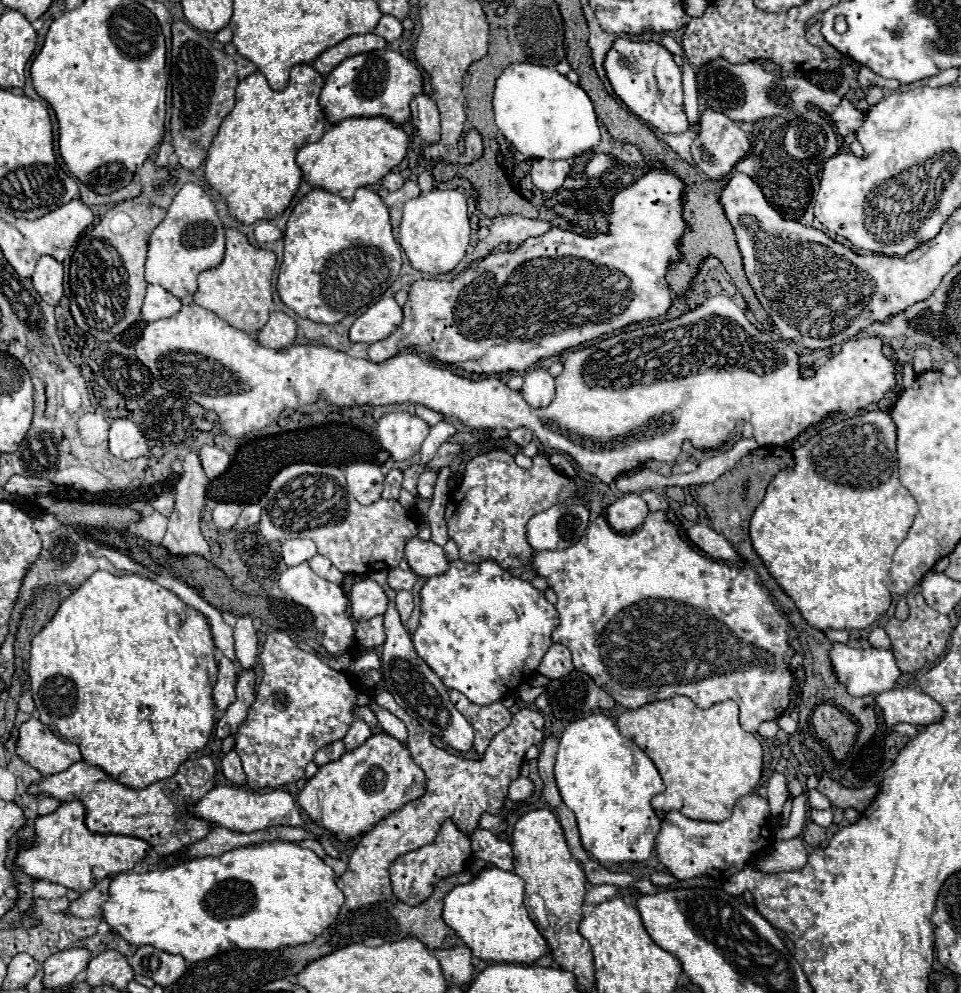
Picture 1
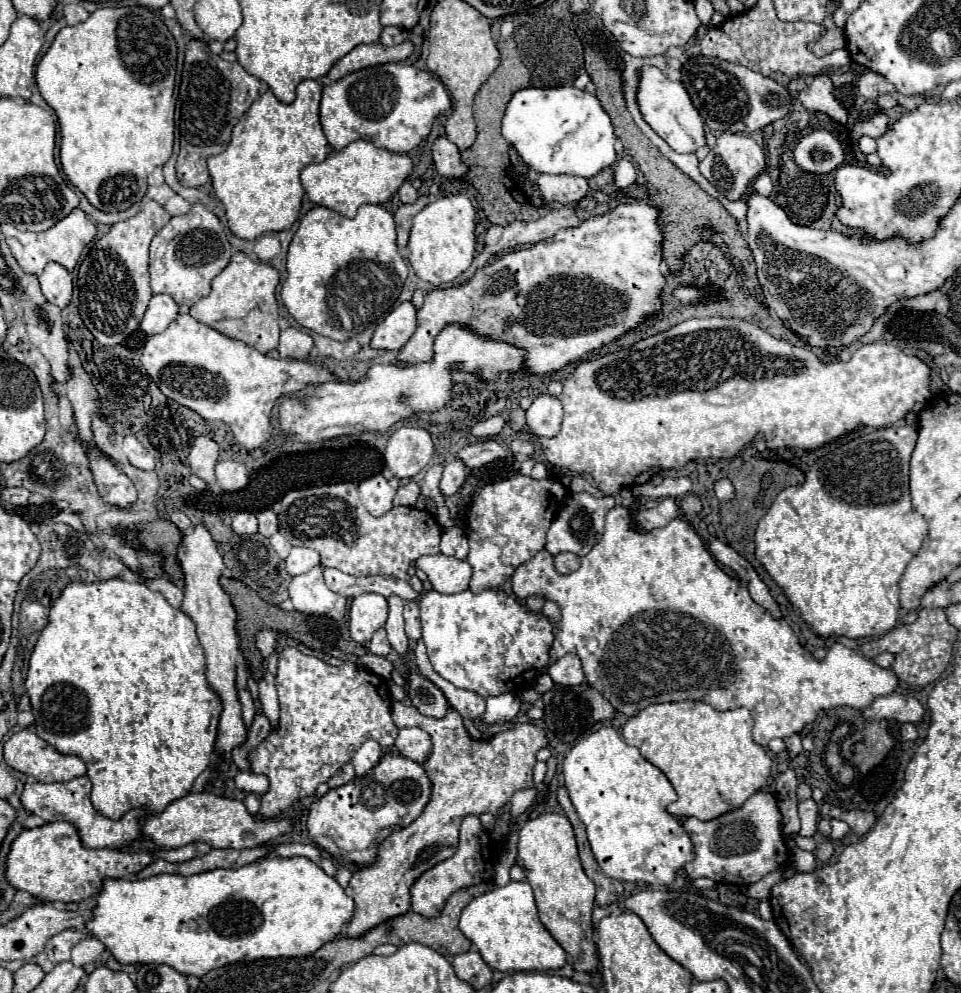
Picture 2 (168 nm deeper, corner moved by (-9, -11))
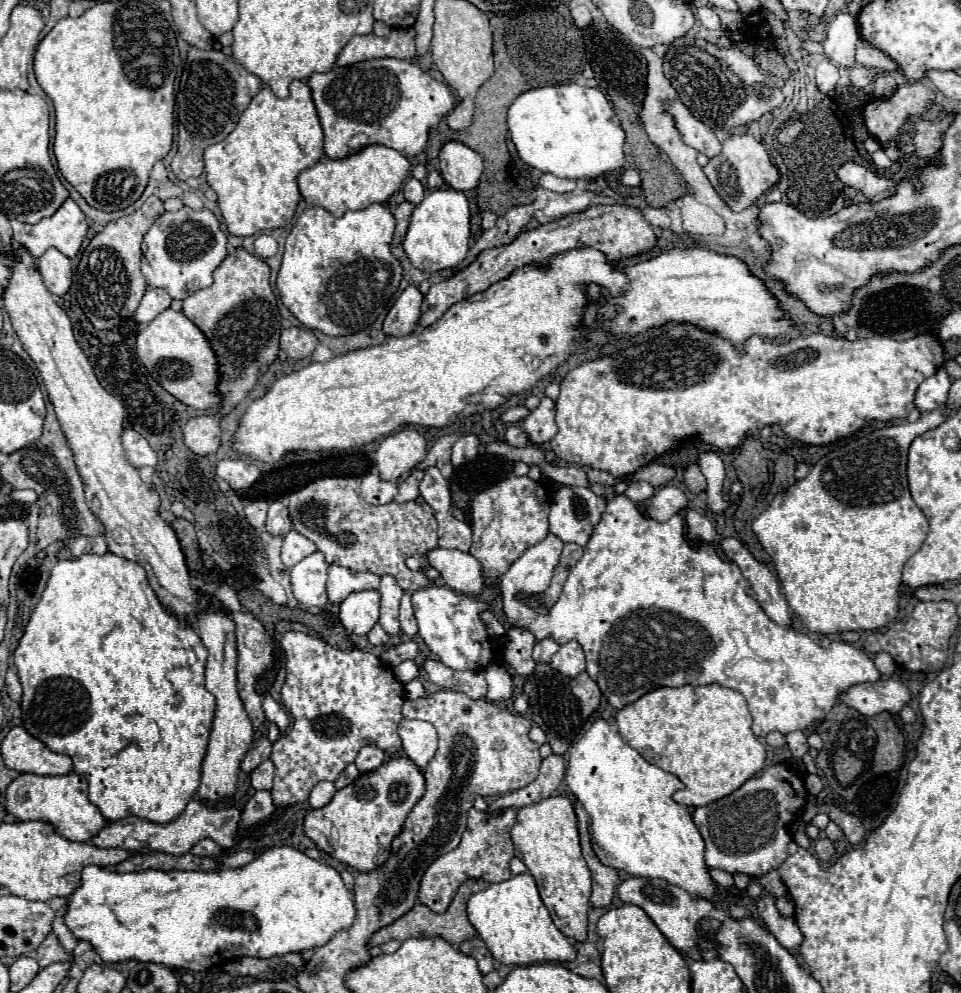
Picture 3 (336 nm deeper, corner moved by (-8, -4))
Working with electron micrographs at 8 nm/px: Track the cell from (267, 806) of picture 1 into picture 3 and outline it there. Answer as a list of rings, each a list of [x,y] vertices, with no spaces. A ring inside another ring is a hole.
[[[192,798],[188,802],[188,806],[184,808],[184,812],[174,818],[172,822],[166,824],[156,824],[156,822],[148,822],[142,820],[138,816],[126,816],[118,822],[110,822],[106,828],[102,828],[92,842],[98,848],[118,848],[124,846],[126,838],[134,838],[142,844],[142,848],[138,848],[138,852],[168,852],[168,854],[186,854],[186,850],[190,850],[198,840],[202,838],[212,838],[216,844],[220,844],[222,848],[232,848],[236,844],[236,836],[238,836],[238,826],[240,826],[240,816],[242,812],[234,806],[224,806],[224,808],[216,808],[216,806],[208,806],[204,800]]]

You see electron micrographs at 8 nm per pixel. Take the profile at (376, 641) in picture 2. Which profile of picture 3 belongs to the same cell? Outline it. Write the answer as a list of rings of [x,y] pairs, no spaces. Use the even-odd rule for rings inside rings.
[[[376,624],[370,632],[368,632],[368,640],[370,640],[370,644],[374,644],[374,646],[384,646],[386,642],[388,642],[388,634],[384,632],[384,628],[380,626],[380,624]]]

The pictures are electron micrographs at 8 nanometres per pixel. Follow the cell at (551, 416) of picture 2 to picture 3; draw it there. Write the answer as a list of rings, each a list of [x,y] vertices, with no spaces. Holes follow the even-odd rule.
[[[544,396],[540,404],[534,410],[530,410],[530,414],[524,418],[524,430],[528,432],[530,442],[542,444],[556,434],[558,426],[554,422],[554,412],[554,400],[548,396]]]

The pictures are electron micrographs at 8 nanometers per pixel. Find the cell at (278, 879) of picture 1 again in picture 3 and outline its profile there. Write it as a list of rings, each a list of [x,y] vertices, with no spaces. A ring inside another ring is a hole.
[[[282,846],[262,852],[242,868],[210,872],[144,870],[120,874],[100,866],[86,866],[82,870],[82,886],[68,898],[64,922],[78,940],[90,942],[108,964],[134,958],[200,972],[234,956],[270,958],[322,946],[338,930],[350,928],[354,916],[354,894],[346,890],[340,874],[332,866],[312,860],[292,846]]]

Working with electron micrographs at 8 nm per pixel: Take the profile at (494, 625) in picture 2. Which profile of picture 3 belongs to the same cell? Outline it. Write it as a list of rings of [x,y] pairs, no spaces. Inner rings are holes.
[[[430,586],[416,590],[412,594],[412,604],[418,620],[418,634],[422,636],[430,654],[436,656],[444,666],[452,670],[484,670],[488,662],[496,660],[488,652],[494,652],[500,646],[494,644],[494,640],[488,636],[486,622],[480,618],[482,612],[492,612],[488,602],[476,596],[458,594],[448,586]],[[486,656],[490,658],[486,660]]]

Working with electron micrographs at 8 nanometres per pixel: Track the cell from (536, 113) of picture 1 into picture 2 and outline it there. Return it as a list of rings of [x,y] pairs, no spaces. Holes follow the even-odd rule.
[[[527,87],[513,95],[507,105],[503,117],[503,137],[517,149],[519,157],[531,169],[549,175],[579,175],[579,177],[595,177],[603,169],[611,167],[617,161],[615,153],[615,133],[609,115],[601,107],[599,99],[587,91],[575,87],[553,87],[553,89],[535,89]]]

